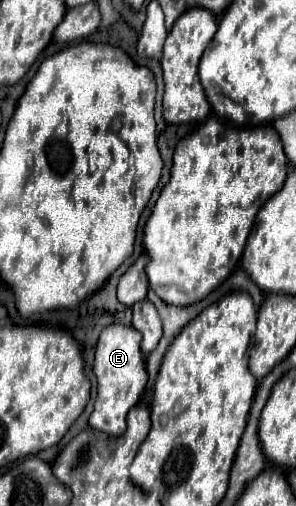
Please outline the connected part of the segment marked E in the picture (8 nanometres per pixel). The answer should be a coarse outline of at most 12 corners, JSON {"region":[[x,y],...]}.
{"region":[[109,325],[95,347],[89,425],[121,435],[147,383],[141,335]]}

